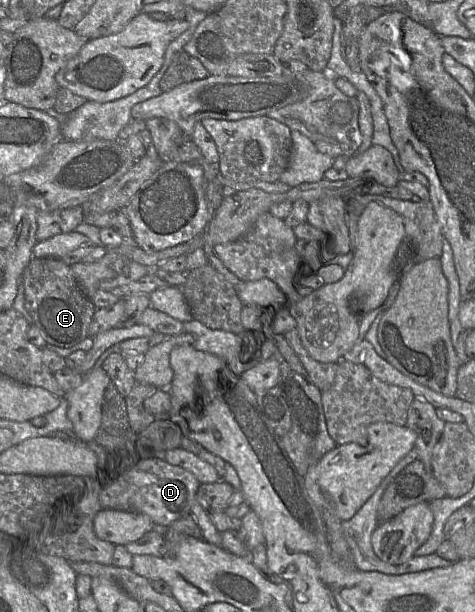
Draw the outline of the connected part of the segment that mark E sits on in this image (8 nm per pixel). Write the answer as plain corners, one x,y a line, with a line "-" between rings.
32,257
23,271
22,283
25,309
46,344
69,348
89,337
89,326
96,308
79,286
70,266
60,258

